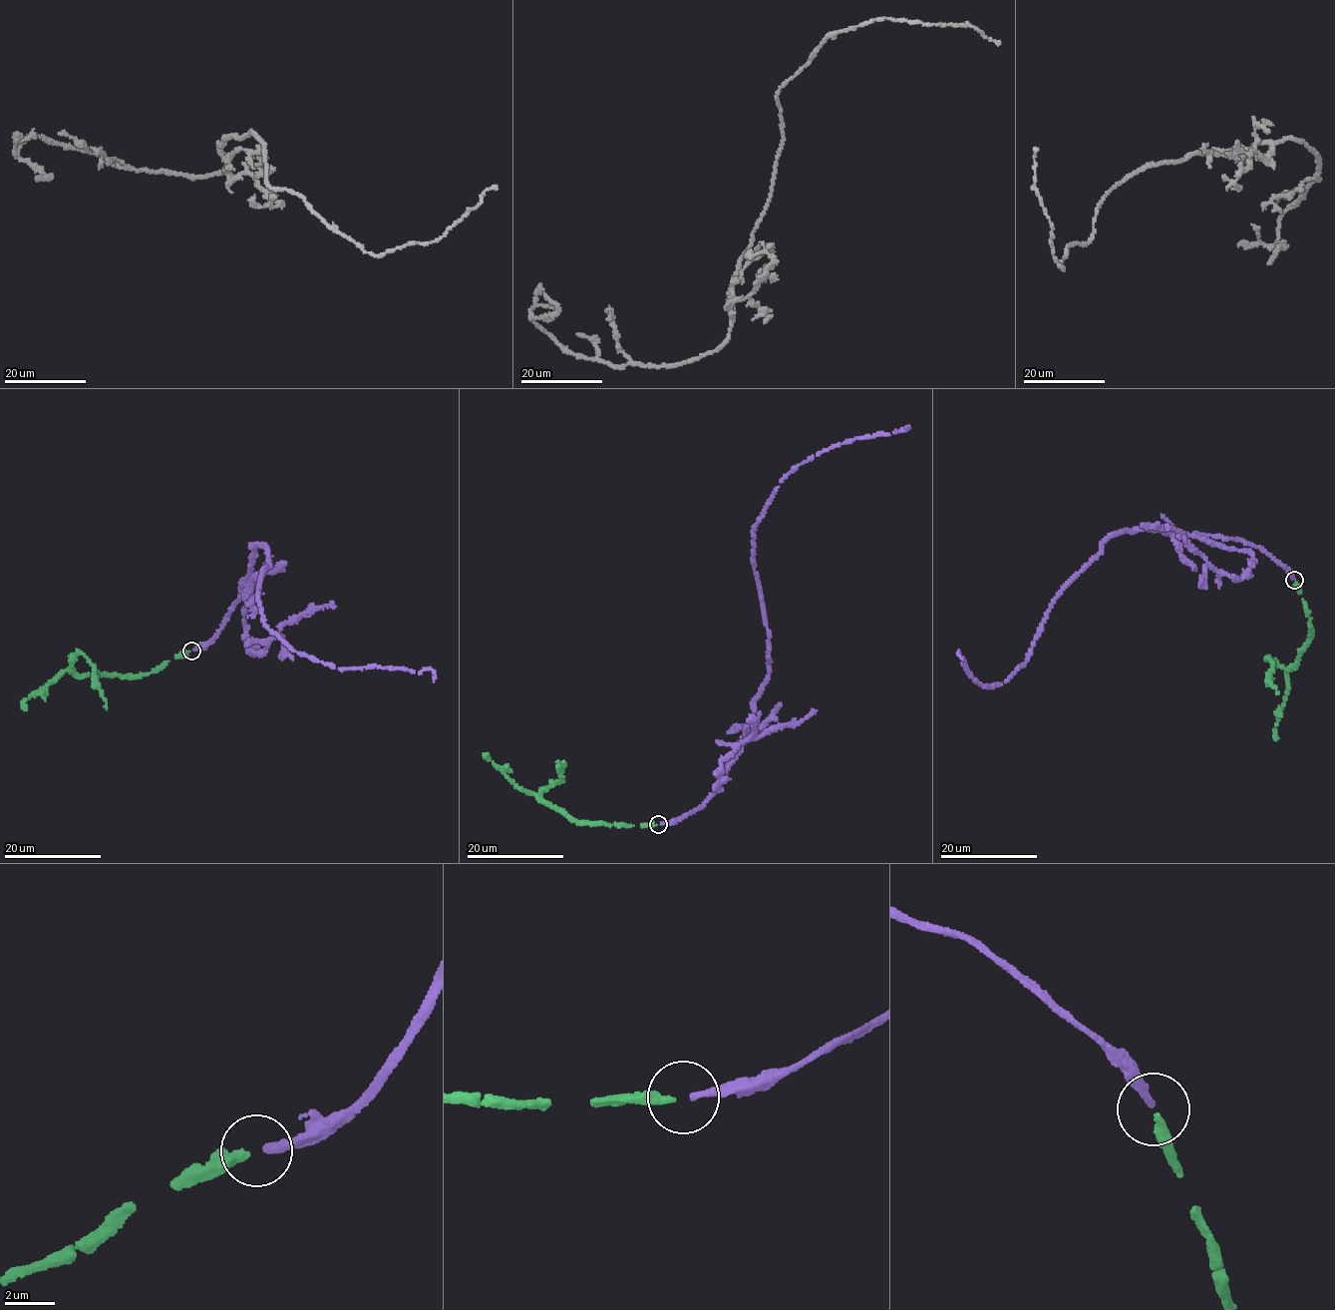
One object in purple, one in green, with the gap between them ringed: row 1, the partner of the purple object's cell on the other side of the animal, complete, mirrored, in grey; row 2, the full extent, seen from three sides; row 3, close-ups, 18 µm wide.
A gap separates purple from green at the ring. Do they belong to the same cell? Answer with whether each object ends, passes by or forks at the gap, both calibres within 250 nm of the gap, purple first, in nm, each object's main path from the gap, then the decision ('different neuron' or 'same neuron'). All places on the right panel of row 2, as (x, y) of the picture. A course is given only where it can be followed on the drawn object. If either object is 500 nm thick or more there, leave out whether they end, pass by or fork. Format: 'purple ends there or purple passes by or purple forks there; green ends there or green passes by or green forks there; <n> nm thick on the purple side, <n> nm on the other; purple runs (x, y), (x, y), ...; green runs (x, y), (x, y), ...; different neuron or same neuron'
purple ends there; green ends there; 280 nm thick on the purple side, 360 nm on the other; purple runs (1294, 579), (1231, 539), (1124, 532), (1055, 599), (1027, 662), (1001, 684), (984, 687), (963, 658); green runs (1294, 581), (1312, 634), (1292, 666), (1283, 668), (1266, 656), (1271, 661), (1270, 680), (1278, 693); same neuron

